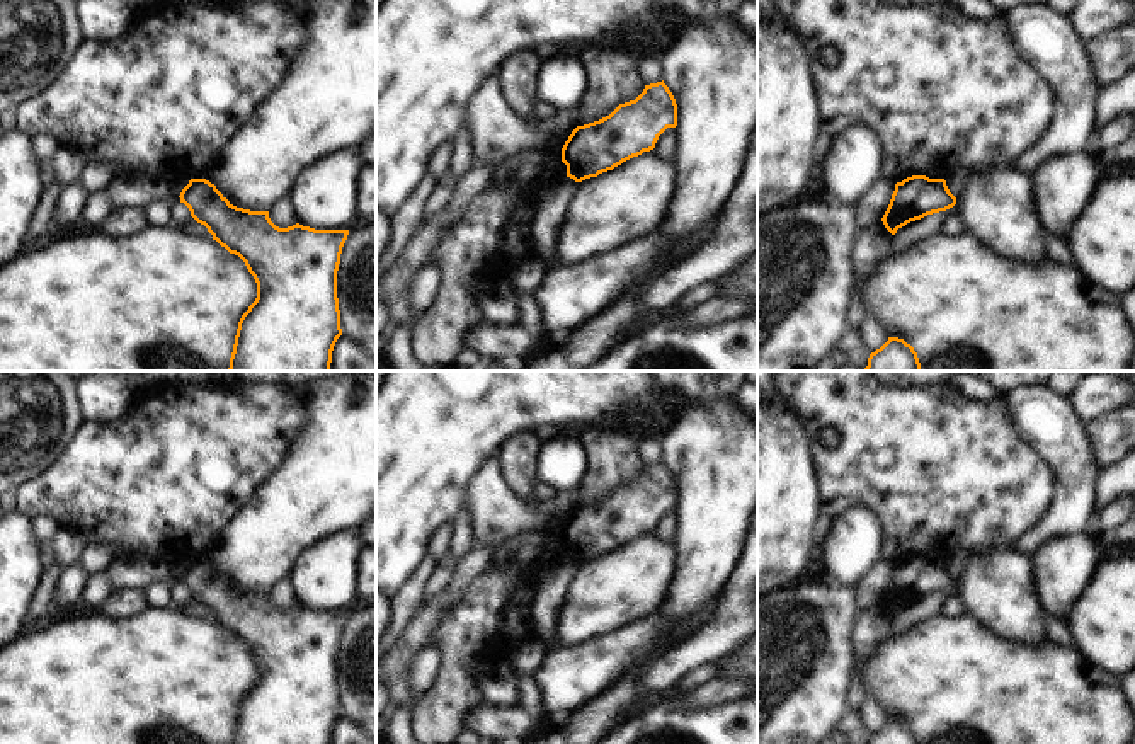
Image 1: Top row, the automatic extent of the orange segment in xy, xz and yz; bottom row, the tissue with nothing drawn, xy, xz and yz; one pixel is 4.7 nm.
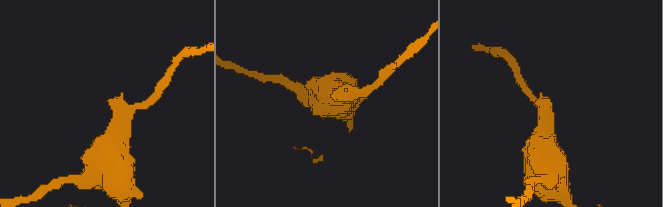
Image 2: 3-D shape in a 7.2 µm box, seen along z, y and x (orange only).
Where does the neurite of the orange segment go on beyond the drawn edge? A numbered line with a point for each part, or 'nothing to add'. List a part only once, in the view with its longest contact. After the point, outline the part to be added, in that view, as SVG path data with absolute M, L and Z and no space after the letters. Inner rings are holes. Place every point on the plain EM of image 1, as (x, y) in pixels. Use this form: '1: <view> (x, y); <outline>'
nothing to add

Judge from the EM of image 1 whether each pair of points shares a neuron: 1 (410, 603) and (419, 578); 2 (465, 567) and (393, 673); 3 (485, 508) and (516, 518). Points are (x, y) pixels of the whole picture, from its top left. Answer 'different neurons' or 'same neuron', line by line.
1: same neuron
2: same neuron
3: same neuron

